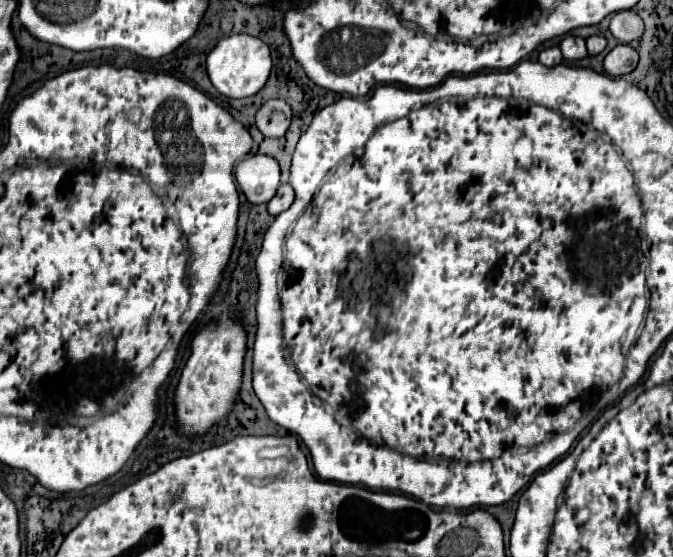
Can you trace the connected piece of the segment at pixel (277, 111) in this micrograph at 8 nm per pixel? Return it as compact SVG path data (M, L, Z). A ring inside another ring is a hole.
M269 100L259 108L255 124L263 136L281 138L289 130L291 118L293 118L291 106L285 100Z

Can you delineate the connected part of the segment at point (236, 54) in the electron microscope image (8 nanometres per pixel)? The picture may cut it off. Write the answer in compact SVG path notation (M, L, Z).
M237 34L223 38L207 56L207 74L211 84L227 98L245 98L257 94L271 72L271 52L265 42L259 38L247 36L247 34Z

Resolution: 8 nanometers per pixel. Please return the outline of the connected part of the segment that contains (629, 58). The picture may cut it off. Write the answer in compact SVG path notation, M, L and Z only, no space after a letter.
M617 44L603 60L603 66L605 66L605 72L611 74L611 76L623 76L623 74L629 74L635 66L637 66L637 60L639 60L639 54L633 46L629 44Z

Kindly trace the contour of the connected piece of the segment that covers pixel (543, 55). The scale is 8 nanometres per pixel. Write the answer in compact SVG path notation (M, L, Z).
M549 46L549 48L545 48L545 50L539 52L539 62L545 64L545 66L555 66L561 60L563 60L563 56L561 56L559 46Z

